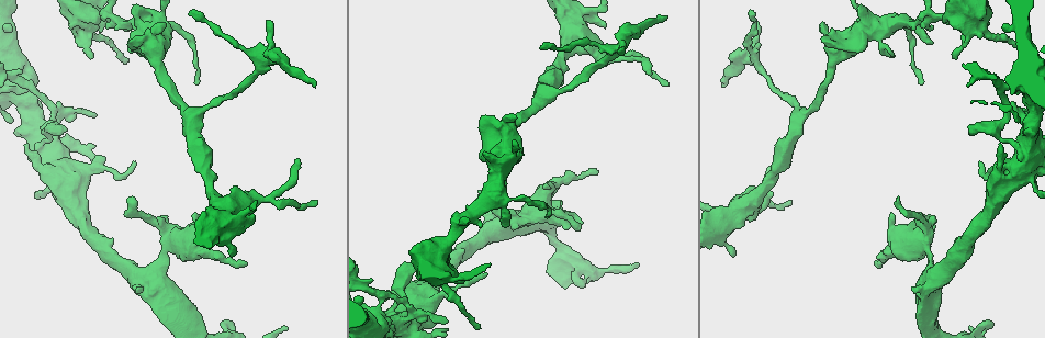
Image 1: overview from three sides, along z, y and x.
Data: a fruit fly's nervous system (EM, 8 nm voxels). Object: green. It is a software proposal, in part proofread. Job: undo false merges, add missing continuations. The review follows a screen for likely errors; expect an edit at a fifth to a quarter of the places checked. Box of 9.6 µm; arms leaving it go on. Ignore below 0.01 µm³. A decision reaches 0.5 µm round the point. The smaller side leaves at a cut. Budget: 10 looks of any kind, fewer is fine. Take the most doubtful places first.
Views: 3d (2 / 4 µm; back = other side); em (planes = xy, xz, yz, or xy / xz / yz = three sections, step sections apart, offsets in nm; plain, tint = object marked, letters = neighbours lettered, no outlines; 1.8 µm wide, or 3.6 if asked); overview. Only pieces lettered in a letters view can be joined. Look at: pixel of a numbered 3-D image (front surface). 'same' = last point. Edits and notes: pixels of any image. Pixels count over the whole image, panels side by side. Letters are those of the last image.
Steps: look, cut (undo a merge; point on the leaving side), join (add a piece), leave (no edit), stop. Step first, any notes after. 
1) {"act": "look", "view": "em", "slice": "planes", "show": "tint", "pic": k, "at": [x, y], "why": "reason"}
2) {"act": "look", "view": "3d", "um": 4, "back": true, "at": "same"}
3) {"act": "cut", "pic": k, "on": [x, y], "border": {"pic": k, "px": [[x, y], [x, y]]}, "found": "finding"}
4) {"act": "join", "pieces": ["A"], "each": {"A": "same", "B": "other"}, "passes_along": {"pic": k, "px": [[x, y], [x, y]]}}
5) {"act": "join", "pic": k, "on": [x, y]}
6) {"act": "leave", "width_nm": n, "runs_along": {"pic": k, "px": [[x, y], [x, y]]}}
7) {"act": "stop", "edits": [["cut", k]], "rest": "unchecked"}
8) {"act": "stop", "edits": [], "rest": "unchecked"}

{"act": "look", "view": "3d", "um": 4, "pic": 1, "at": [933, 15], "why": "thick turns thin"}

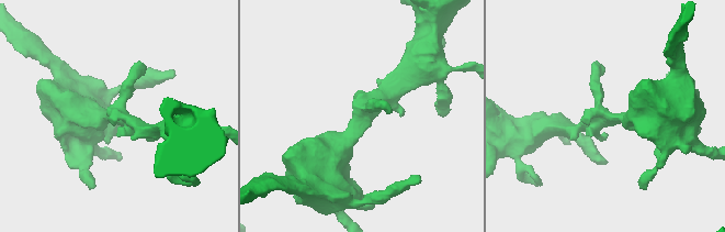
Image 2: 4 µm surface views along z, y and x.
{"act": "look", "view": "em", "slice": "xy", "step": 8, "show": "tint", "pic": 2, "at": [604, 117]}

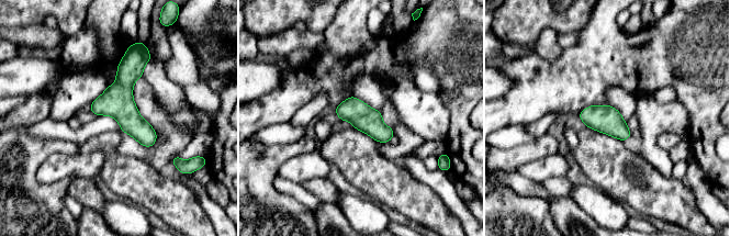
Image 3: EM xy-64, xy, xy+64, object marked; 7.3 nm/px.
{"act": "look", "view": "em", "slice": "xz", "step": 4, "show": "letters", "at": "same"}

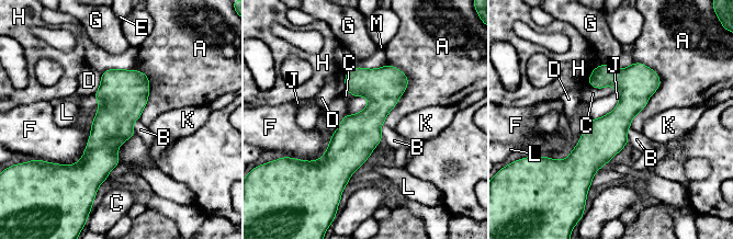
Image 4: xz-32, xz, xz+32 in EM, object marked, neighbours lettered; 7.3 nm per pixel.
{"act": "leave", "each": {"A": "other", "B": "other", "C": "other", "D": "other", "E": "other", "F": "other", "G": "other", "H": "other", "J": "other", "K": "other", "L": "other", "M": "other"}, "border": {"pic": 4, "px": [[369, 99], [359, 112], [346, 114]]}, "found": "all the same neuron"}

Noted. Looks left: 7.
{"act": "look", "view": "em", "um": 3.6, "slice": "xy", "step": 16, "show": "letters", "pic": 1, "at": [134, 199], "why": "free end"}

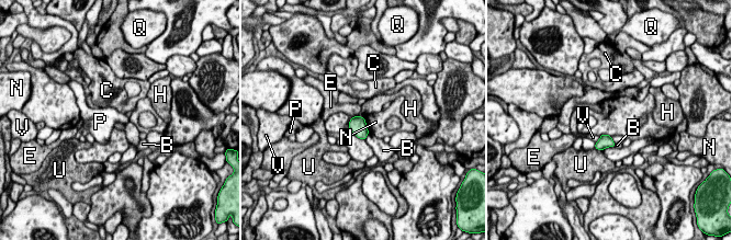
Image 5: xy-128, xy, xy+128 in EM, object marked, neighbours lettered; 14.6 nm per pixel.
{"act": "look", "view": "em", "um": 3.6, "slice": "planes", "show": "letters", "at": "same", "why": "another direction"}

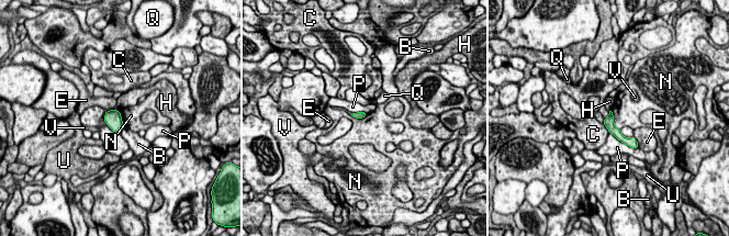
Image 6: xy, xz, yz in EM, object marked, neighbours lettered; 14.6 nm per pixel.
{"act": "leave", "each": {"B": "other", "C": "other", "E": "other", "H": "other", "N": "other", "P": "other", "Q": "other", "U": "other", "V": "other"}, "runs_along": {"pic": 6, "px": [[606, 121], [627, 141]]}, "found": "no lettered piece goes on from it"}

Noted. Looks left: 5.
{"act": "look", "view": "3d", "um": 4, "pic": 1, "at": [63, 133], "why": "branch stops here"}

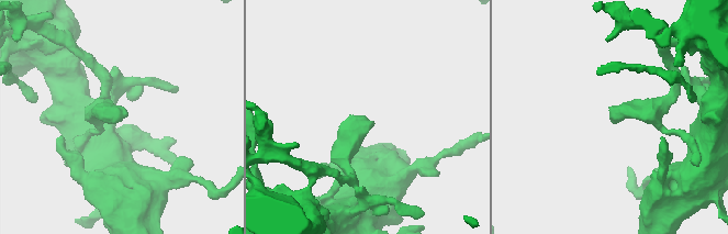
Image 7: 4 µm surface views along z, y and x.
{"act": "look", "view": "em", "slice": "planes", "show": "letters", "pic": 7, "at": [616, 117], "why": "shape alone is not enough"}

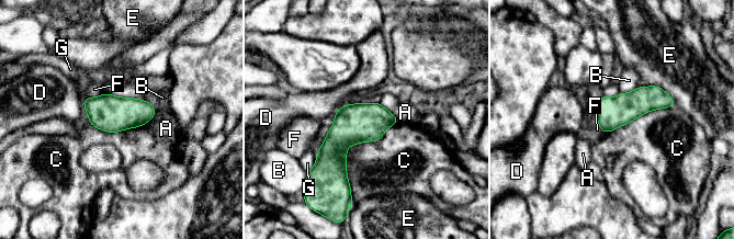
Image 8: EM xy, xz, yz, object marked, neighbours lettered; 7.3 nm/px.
{"act": "leave", "each": {"A": "other", "B": "other", "C": "other", "D": "other", "E": "other", "F": "other", "G": "other"}, "border": {"pic": 8, "px": [[399, 122], [347, 148], [350, 193]]}, "found": "none of them fits"}

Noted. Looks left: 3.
{"act": "look", "view": "em", "slice": "xz", "step": 4, "show": "tint", "pic": 1, "at": [887, 251]}

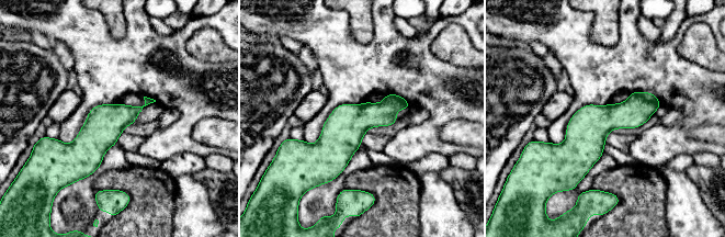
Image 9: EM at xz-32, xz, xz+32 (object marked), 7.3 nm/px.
{"act": "look", "view": "em", "slice": "planes", "show": "letters", "at": "same", "why": "another direction"}

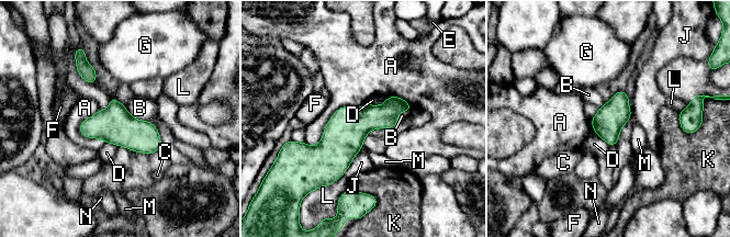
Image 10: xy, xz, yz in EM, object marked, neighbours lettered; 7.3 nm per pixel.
{"act": "leave", "each": {"A": "other", "B": "other", "C": "other", "D": "other", "E": "other", "F": "other", "G": "other", "J": "other", "K": "other", "L": "other", "M": "other", "N": "other"}, "border": {"pic": 10, "px": [[125, 108], [134, 117], [150, 122]]}, "found": "continuous, no second neuron"}

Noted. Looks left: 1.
{"act": "stop", "edits": [], "rest": "unchecked"}

